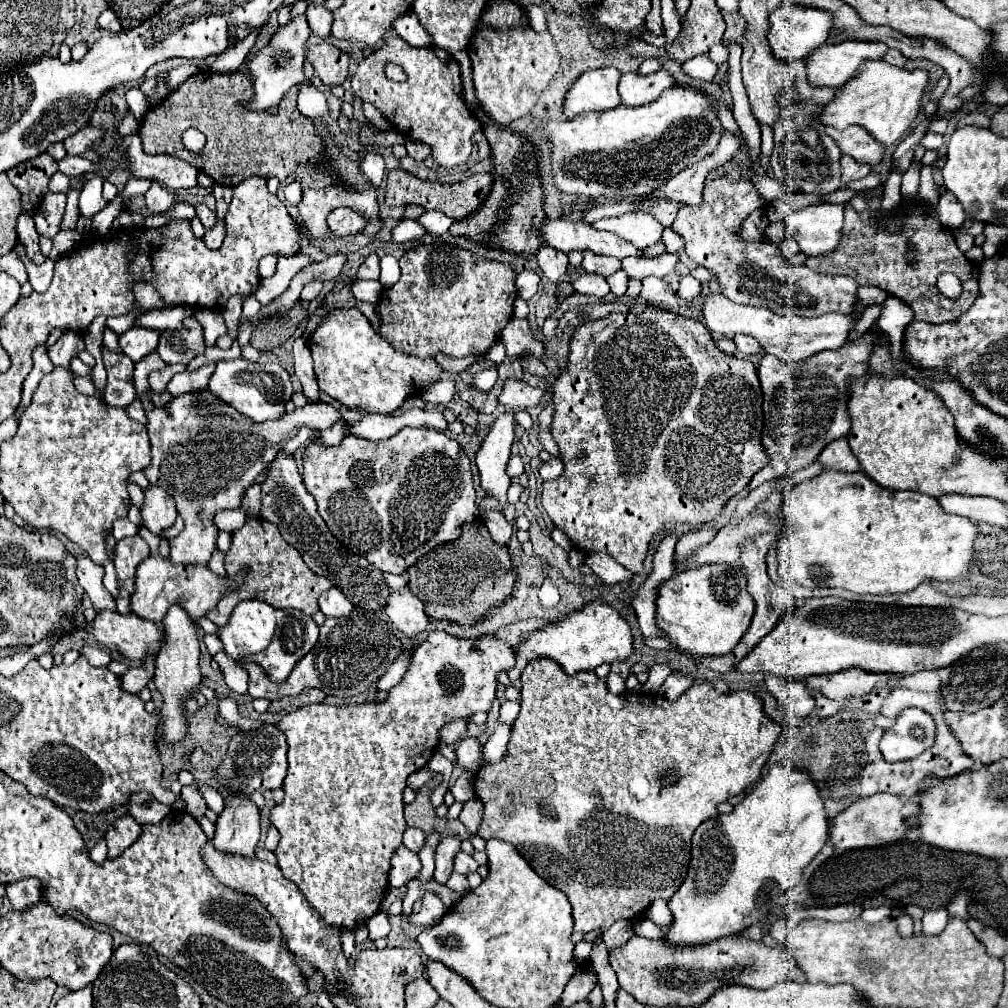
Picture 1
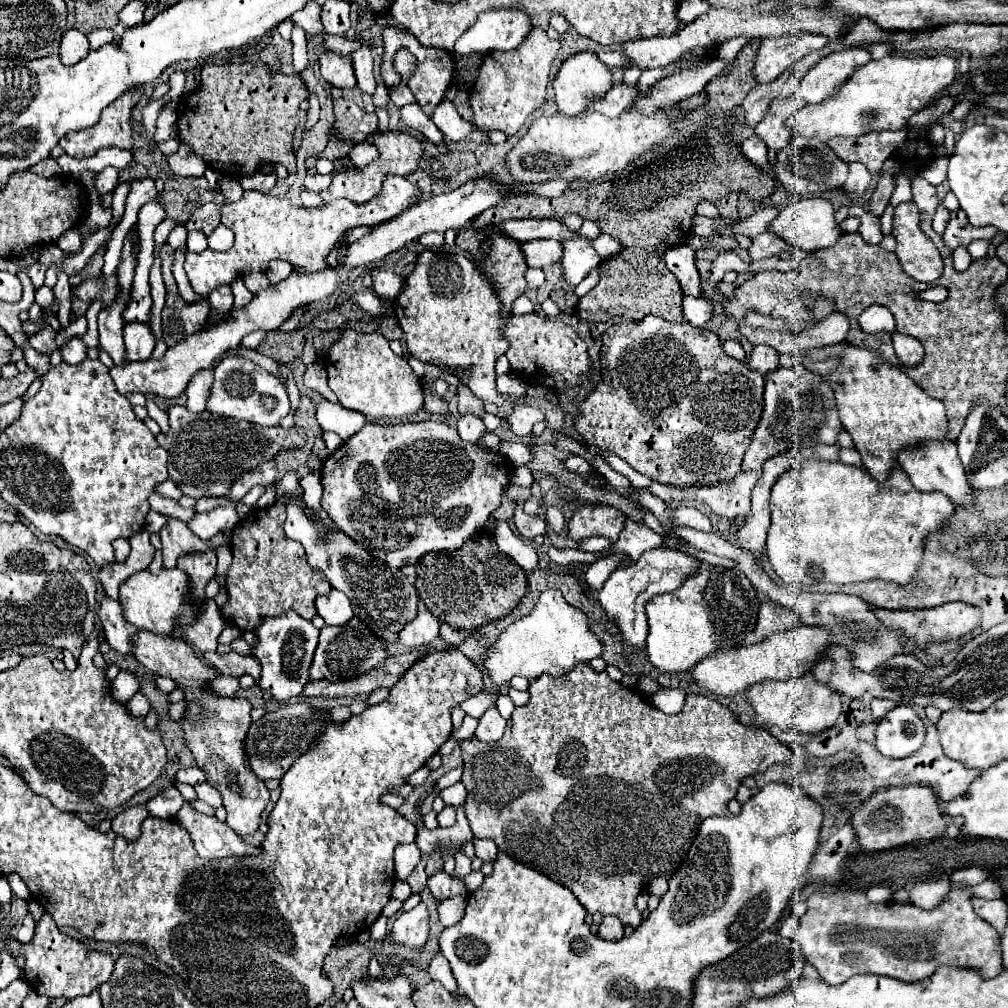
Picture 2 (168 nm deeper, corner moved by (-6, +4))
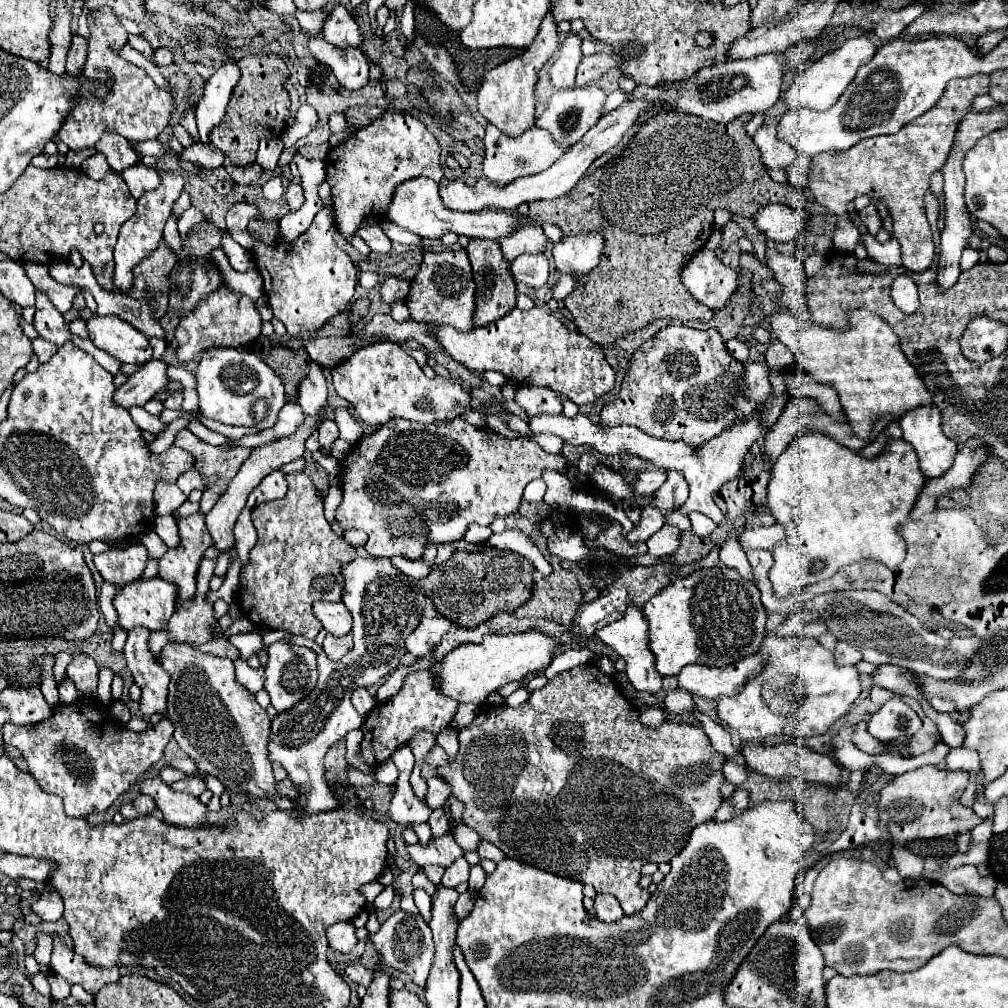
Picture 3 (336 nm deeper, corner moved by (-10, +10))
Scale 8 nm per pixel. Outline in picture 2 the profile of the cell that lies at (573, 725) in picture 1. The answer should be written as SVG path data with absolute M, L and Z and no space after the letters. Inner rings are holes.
M587 662L577 664L567 676L561 676L561 678L553 678L547 674L539 676L537 680L531 682L529 694L531 694L529 702L523 708L515 708L513 716L507 720L503 740L495 744L485 744L485 742L479 742L477 738L469 738L469 740L463 740L461 744L463 764L465 764L461 782L467 788L467 802L465 802L467 820L471 824L475 838L491 838L499 846L499 850L505 850L517 862L523 862L525 866L567 886L591 916L599 912L601 916L617 916L623 924L631 924L631 926L641 924L643 916L635 906L635 898L643 892L645 886L649 886L653 878L665 876L669 880L679 870L679 864L687 856L691 842L697 836L699 824L709 816L729 814L727 802L735 798L743 778L755 776L757 772L765 772L775 762L791 760L789 746L781 744L767 730L751 728L739 722L739 718L733 716L733 712L727 706L723 706L721 702L705 694L687 694L683 710L675 716L669 716L653 708L637 690L621 686L621 682L611 680L605 670L597 672Z

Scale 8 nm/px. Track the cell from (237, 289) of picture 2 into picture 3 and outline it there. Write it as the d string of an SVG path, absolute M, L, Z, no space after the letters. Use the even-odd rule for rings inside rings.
M225 234L221 242L223 242L223 252L227 254L233 270L237 270L237 272L253 270L253 262L251 262L253 256L245 248L241 248L229 234Z

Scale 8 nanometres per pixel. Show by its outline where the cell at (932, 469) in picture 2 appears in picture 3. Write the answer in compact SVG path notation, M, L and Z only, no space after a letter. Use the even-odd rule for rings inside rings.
M921 406L919 410L911 410L899 420L903 428L903 440L907 440L917 458L923 472L931 478L943 476L955 460L957 442L949 440L941 430L941 410L937 406Z

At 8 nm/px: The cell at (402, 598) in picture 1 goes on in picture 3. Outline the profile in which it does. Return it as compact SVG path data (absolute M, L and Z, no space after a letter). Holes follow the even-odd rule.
M423 616L419 626L405 640L407 652L411 652L417 658L423 658L433 650L433 646L441 642L441 636L447 634L449 628L451 628L451 622L443 616L435 616L435 618Z

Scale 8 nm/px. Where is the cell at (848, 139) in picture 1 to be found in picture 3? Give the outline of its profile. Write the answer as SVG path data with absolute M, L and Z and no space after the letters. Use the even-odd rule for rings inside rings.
M977 74L963 80L951 80L937 106L921 114L911 124L903 126L899 134L867 138L841 154L813 156L809 170L809 190L815 200L835 214L845 214L847 204L857 196L881 200L893 220L893 236L897 236L903 254L903 266L913 272L923 272L933 262L933 235L923 208L923 198L929 178L939 170L949 154L949 142L957 130L957 122L969 112L975 96L987 94L989 76Z

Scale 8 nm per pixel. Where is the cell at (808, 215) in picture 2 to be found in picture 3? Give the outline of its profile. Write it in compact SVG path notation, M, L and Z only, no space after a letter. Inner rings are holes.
M767 204L753 216L755 226L765 238L773 242L789 242L799 234L805 218L799 218L799 210L783 204Z

